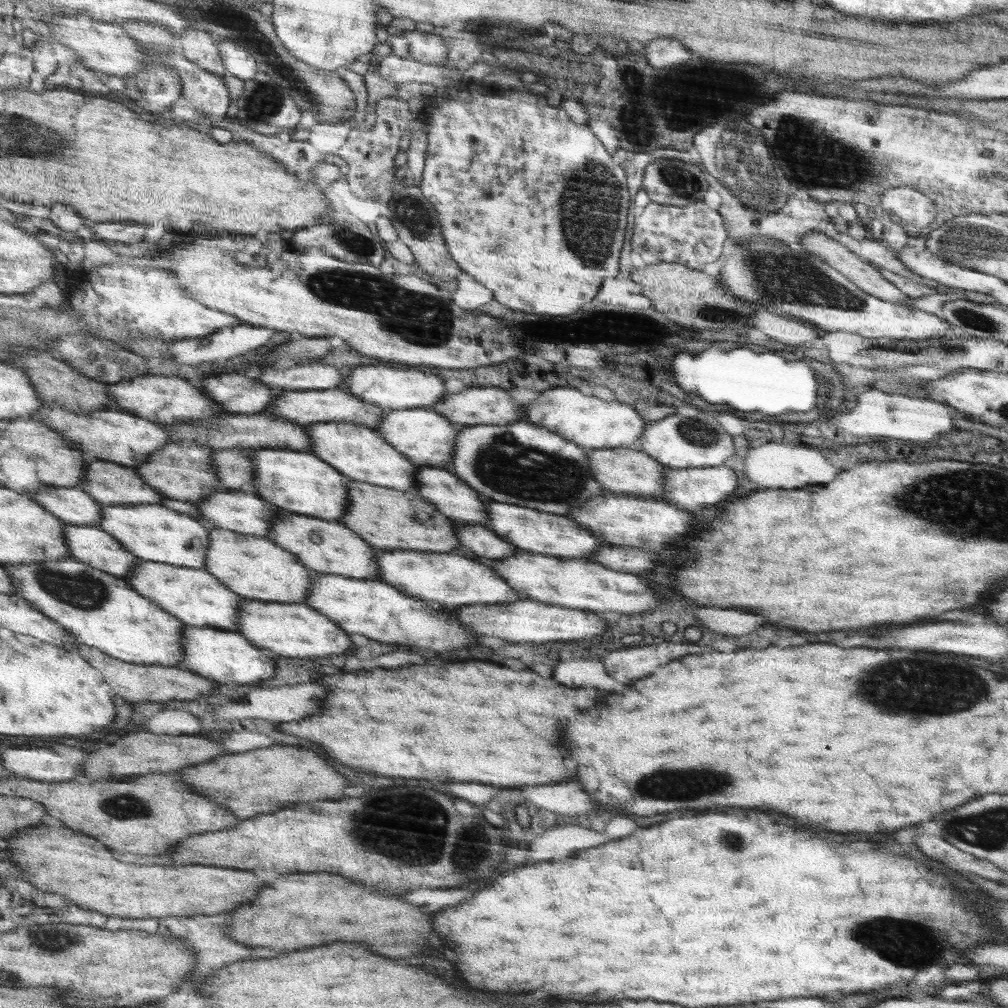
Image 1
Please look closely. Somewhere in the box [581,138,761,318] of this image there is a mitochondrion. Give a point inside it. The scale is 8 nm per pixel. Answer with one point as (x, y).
(681, 182)

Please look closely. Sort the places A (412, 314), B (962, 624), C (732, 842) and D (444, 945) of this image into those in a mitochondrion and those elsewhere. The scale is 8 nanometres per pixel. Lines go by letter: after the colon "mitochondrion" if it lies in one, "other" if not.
A: mitochondrion
B: other
C: mitochondrion
D: other

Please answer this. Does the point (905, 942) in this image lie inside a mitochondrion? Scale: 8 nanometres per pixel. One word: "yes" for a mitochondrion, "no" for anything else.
yes

